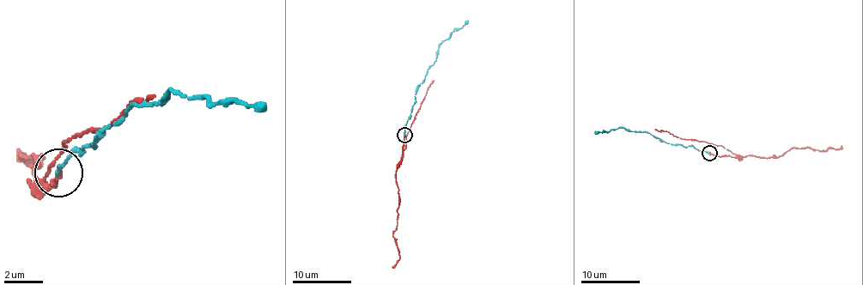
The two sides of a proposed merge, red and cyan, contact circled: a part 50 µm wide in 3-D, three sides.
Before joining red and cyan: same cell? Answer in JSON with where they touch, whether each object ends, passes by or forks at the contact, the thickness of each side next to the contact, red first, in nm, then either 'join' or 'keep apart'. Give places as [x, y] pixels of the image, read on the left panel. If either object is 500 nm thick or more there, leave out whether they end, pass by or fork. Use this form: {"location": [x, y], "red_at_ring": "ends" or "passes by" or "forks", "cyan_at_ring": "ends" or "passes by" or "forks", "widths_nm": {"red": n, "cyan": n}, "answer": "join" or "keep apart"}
{"location": [58, 172], "red_at_ring": "ends", "cyan_at_ring": "ends", "widths_nm": {"red": 280, "cyan": 220}, "answer": "join"}

